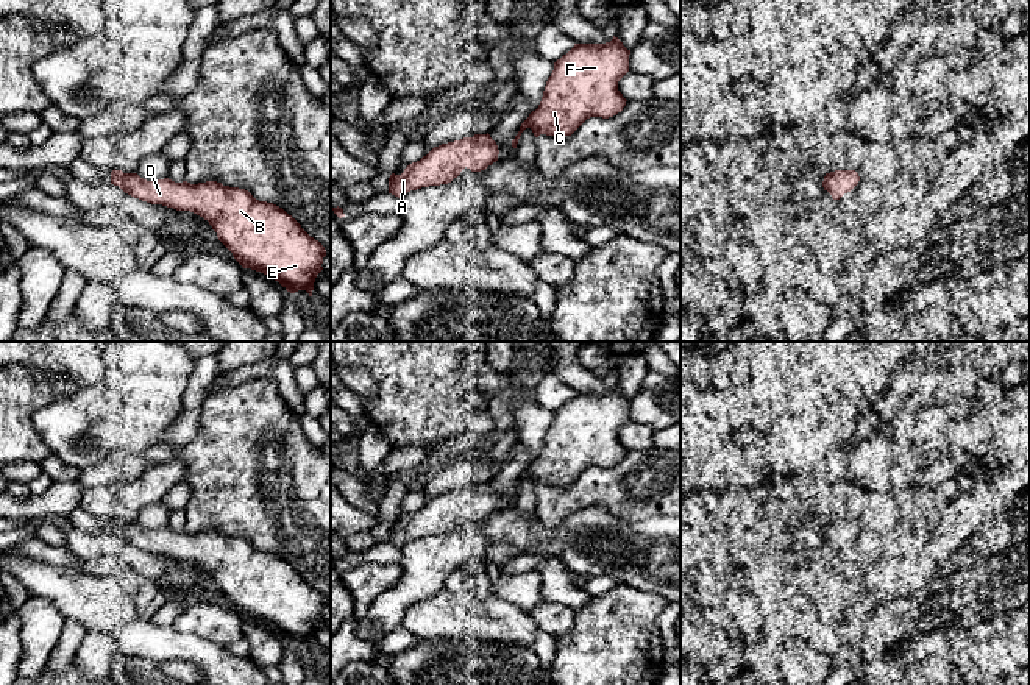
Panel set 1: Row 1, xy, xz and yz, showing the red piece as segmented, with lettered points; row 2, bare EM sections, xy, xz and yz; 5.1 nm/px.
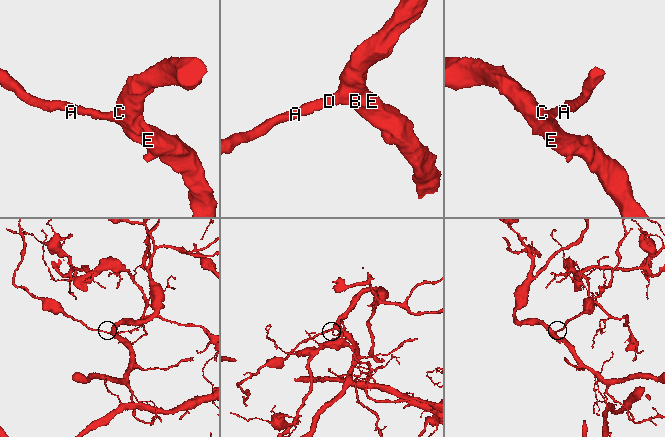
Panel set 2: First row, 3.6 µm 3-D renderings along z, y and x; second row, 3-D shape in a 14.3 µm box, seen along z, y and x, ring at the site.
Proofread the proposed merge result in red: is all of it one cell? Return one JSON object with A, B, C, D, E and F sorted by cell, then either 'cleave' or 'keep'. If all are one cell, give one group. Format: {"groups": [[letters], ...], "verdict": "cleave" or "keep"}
{"groups": [["A", "B", "C", "D", "E", "F"]], "verdict": "keep"}

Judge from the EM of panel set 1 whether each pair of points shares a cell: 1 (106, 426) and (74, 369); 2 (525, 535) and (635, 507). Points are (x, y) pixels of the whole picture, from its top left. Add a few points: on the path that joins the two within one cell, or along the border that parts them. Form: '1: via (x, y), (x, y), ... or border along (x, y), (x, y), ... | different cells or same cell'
1: border along (103, 358), (103, 375), (95, 383), (81, 387) | different cells
2: border along (578, 511), (603, 506), (629, 520), (649, 518) | different cells

